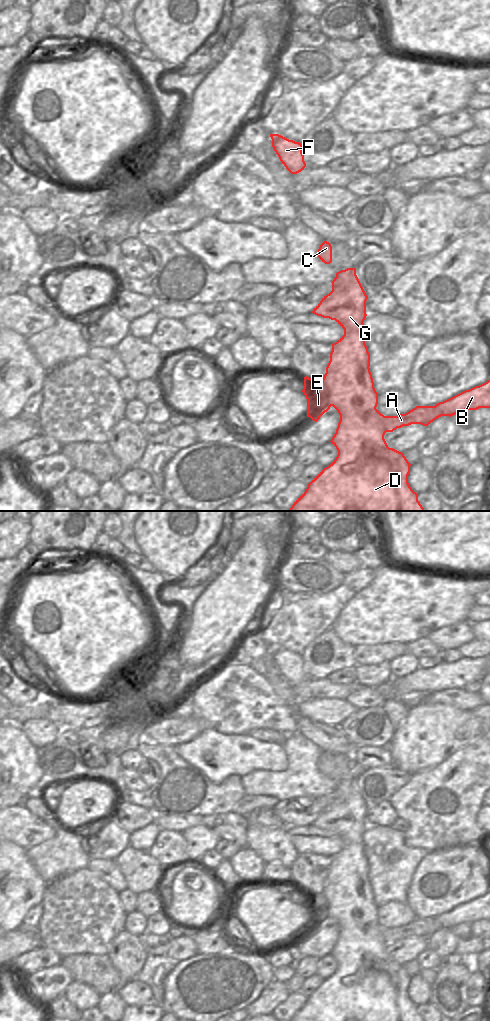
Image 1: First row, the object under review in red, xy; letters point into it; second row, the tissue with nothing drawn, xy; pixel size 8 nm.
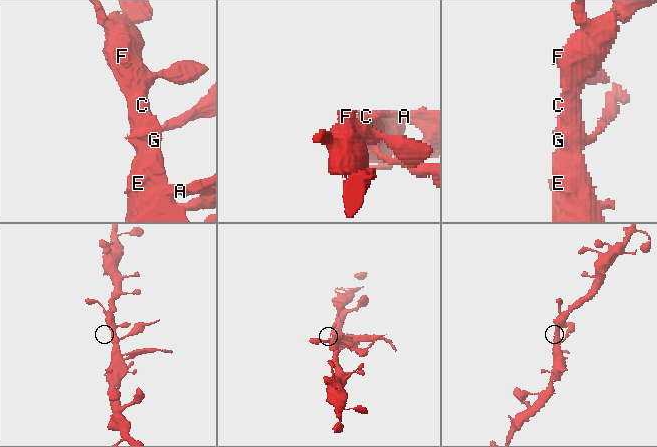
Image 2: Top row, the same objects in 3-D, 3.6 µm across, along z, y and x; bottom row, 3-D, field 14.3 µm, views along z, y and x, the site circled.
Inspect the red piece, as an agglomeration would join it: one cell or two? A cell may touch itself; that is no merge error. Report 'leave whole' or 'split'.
split

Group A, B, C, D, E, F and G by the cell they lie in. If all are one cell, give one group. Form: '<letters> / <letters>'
A B / C D E F G

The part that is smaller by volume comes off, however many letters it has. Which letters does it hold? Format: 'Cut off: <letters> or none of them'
Cut off: A, B

